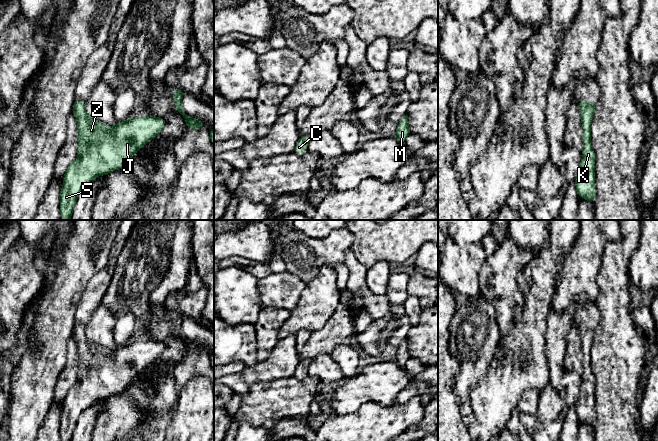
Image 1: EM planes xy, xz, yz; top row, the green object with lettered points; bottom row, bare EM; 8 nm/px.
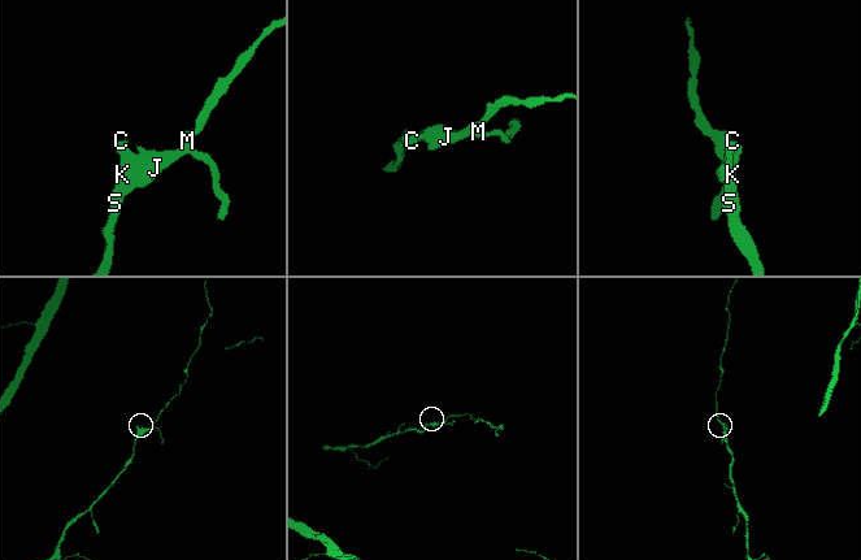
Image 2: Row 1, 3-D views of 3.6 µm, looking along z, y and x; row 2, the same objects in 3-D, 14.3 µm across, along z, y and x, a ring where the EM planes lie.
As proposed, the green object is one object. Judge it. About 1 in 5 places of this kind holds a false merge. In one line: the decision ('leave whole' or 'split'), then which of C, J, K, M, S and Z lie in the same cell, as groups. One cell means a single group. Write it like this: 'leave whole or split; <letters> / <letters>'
leave whole; C J K M S Z

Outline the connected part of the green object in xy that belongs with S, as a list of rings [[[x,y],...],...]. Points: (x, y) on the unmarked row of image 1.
[[[84,324],[74,325],[72,337],[78,350],[78,381],[63,400],[61,441],[71,441],[84,410],[98,400],[122,392],[166,348],[164,343],[148,339],[128,342],[109,351],[86,337]]]

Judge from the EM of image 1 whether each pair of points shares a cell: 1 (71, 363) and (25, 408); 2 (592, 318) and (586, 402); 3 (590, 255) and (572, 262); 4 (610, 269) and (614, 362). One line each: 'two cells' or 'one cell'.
1: two cells
2: one cell
3: one cell
4: one cell

